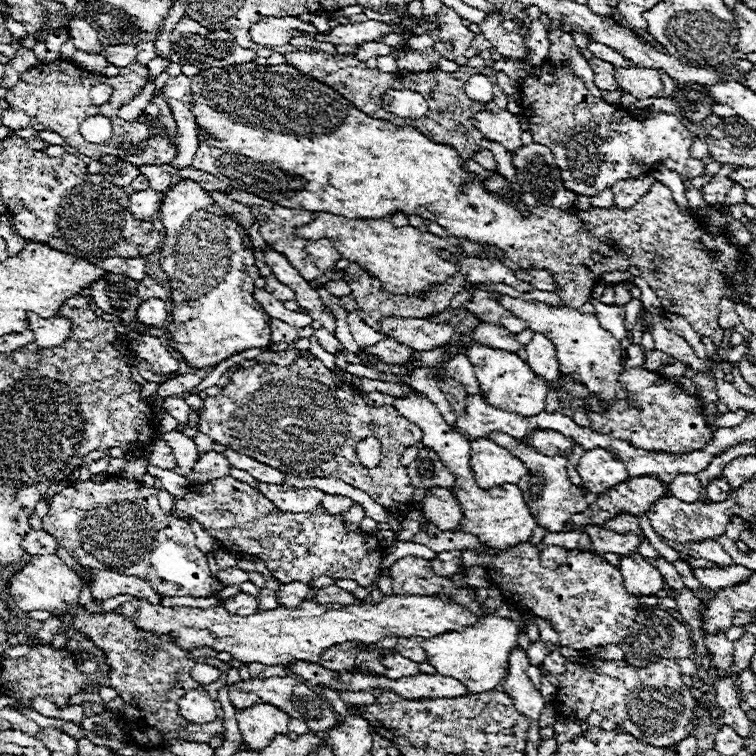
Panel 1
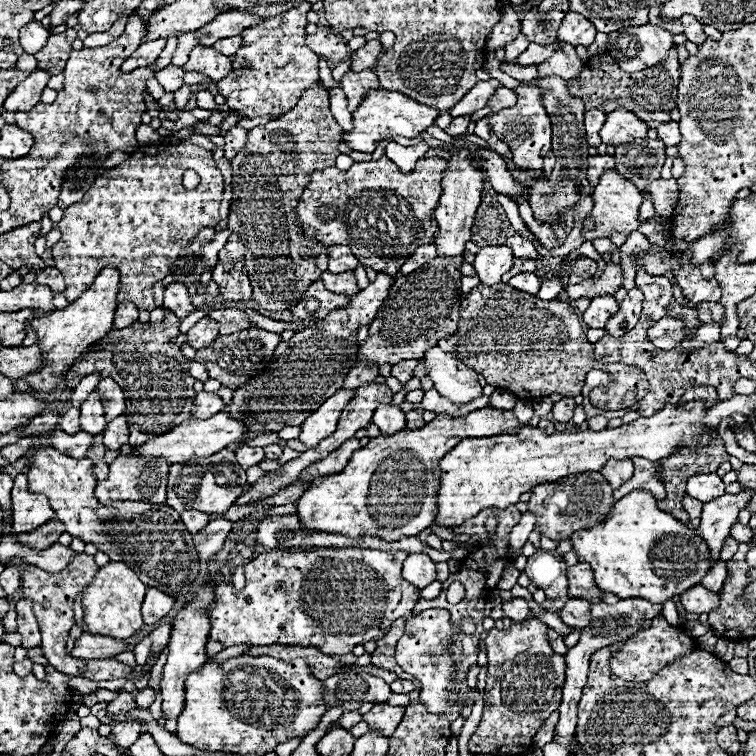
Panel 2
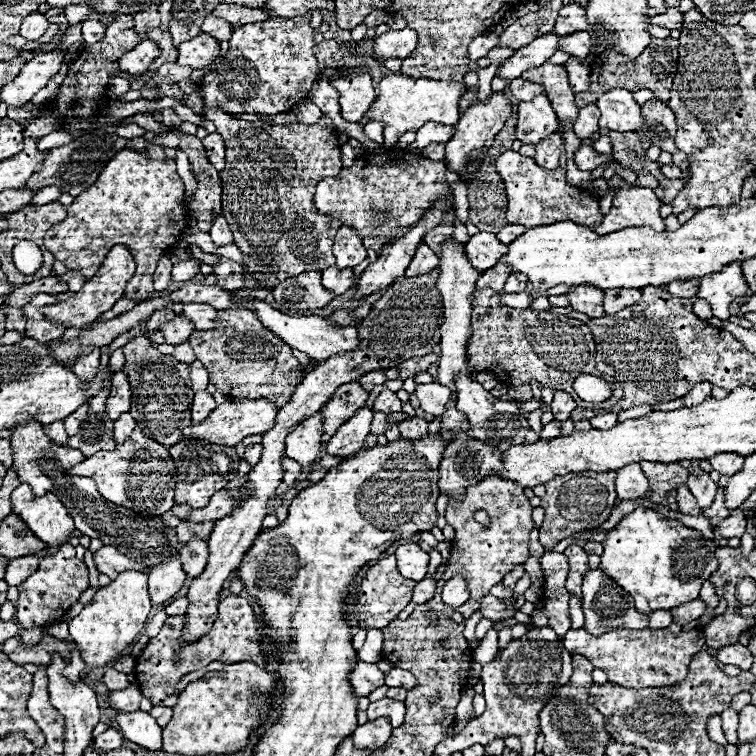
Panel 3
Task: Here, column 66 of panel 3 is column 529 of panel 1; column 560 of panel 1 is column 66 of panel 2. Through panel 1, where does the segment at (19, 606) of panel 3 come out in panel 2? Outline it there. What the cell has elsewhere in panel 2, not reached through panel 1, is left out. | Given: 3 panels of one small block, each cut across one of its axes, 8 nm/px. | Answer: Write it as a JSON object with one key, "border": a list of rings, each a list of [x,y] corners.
{"border":[[[76,554],[62,572],[46,572],[36,566],[26,566],[26,570],[22,572],[22,592],[34,602],[34,614],[42,632],[42,652],[48,658],[48,664],[56,666],[56,670],[64,674],[78,676],[84,672],[82,660],[66,654],[66,638],[70,634],[70,628],[74,626],[74,600],[84,590],[84,586],[92,582],[96,570],[98,566],[94,562],[94,556]]]}

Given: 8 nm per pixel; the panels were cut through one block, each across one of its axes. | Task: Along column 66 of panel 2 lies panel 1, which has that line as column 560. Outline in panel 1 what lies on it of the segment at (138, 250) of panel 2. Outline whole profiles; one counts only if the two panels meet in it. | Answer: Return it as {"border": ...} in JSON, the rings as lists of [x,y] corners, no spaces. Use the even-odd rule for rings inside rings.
{"border":[[[234,64],[234,66],[226,66],[226,68],[208,68],[204,70],[200,76],[194,76],[192,78],[192,94],[194,94],[194,104],[192,104],[192,114],[198,122],[198,126],[206,128],[210,134],[216,136],[216,140],[210,140],[210,142],[200,142],[200,148],[198,152],[194,154],[194,160],[192,160],[192,168],[196,170],[204,170],[216,178],[220,178],[224,184],[236,188],[236,190],[244,190],[244,192],[252,192],[260,198],[268,198],[270,202],[276,202],[280,206],[292,206],[292,208],[300,208],[300,210],[310,210],[310,212],[320,212],[320,210],[328,210],[330,214],[344,214],[346,218],[390,218],[394,212],[404,212],[404,214],[418,214],[426,220],[432,220],[436,224],[440,224],[442,228],[448,230],[450,236],[456,236],[456,238],[464,238],[464,240],[470,240],[470,242],[480,242],[480,244],[488,244],[488,246],[496,246],[498,250],[502,250],[510,260],[514,260],[520,268],[534,268],[534,270],[546,270],[550,272],[550,276],[556,280],[556,288],[554,292],[562,298],[562,302],[566,302],[568,306],[572,308],[580,308],[582,304],[586,304],[592,296],[592,288],[598,284],[598,280],[602,278],[602,274],[606,272],[626,272],[630,266],[638,268],[640,270],[640,276],[648,282],[648,286],[656,292],[660,304],[662,304],[662,312],[666,314],[680,314],[684,316],[690,326],[694,328],[694,332],[698,336],[714,336],[714,332],[718,330],[718,304],[724,296],[736,300],[736,292],[732,290],[730,286],[730,278],[738,272],[738,266],[744,258],[744,252],[730,242],[730,238],[726,234],[712,234],[708,232],[708,228],[700,226],[698,218],[694,216],[692,210],[680,210],[678,204],[674,202],[672,198],[672,192],[668,186],[664,186],[662,182],[654,182],[650,186],[650,190],[628,210],[618,210],[616,206],[604,210],[604,208],[590,208],[590,210],[576,210],[576,208],[570,208],[570,210],[562,210],[562,208],[552,208],[552,206],[544,206],[544,204],[538,204],[534,208],[530,208],[530,216],[522,216],[520,210],[506,198],[498,196],[498,194],[492,194],[488,192],[482,182],[472,182],[470,180],[470,172],[464,170],[464,162],[462,158],[458,156],[458,152],[452,148],[452,146],[446,146],[446,144],[438,144],[438,142],[432,142],[428,136],[424,136],[420,130],[412,128],[412,126],[396,126],[388,120],[376,120],[376,118],[370,118],[366,116],[362,110],[354,108],[344,96],[340,96],[338,92],[334,92],[332,88],[324,86],[322,82],[306,76],[306,74],[300,74],[298,70],[294,70],[292,66],[288,64],[280,64],[280,66],[258,66],[258,64]],[[468,182],[468,188],[466,192],[460,190],[460,186]],[[594,254],[600,254],[600,262],[594,262]]]}

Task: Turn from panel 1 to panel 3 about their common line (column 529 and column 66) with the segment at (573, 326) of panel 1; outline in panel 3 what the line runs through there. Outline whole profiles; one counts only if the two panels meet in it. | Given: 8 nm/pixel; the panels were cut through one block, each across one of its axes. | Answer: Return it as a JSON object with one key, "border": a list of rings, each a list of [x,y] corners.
{"border":[[[116,244],[108,254],[106,254],[106,260],[102,262],[100,270],[96,272],[96,276],[92,276],[80,292],[76,292],[74,298],[66,300],[66,302],[58,302],[58,304],[52,304],[52,306],[44,306],[40,312],[52,320],[52,322],[62,322],[66,324],[68,328],[70,326],[82,326],[84,322],[92,322],[96,320],[100,314],[104,314],[106,310],[110,310],[122,296],[124,296],[124,288],[126,284],[130,282],[130,278],[134,276],[134,258],[132,254],[126,250],[124,244]]]}

